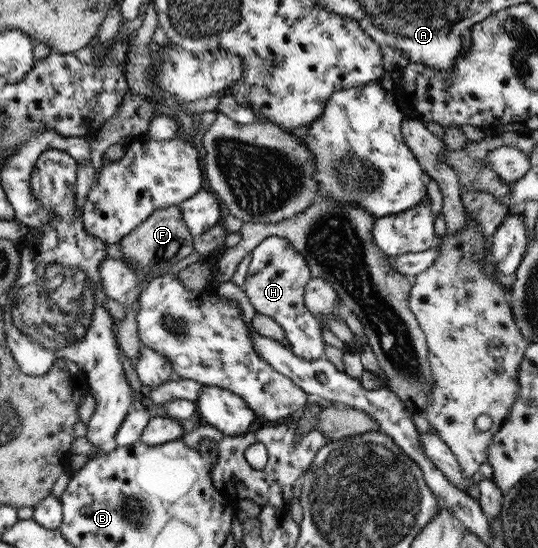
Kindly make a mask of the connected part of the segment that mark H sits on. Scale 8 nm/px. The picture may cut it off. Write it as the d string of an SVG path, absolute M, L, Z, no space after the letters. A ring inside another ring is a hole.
M278 236L263 239L250 255L247 279L241 287L257 313L269 315L281 325L289 341L288 348L299 359L313 362L324 357L322 325L304 305L305 286L312 275L303 255L290 242Z

